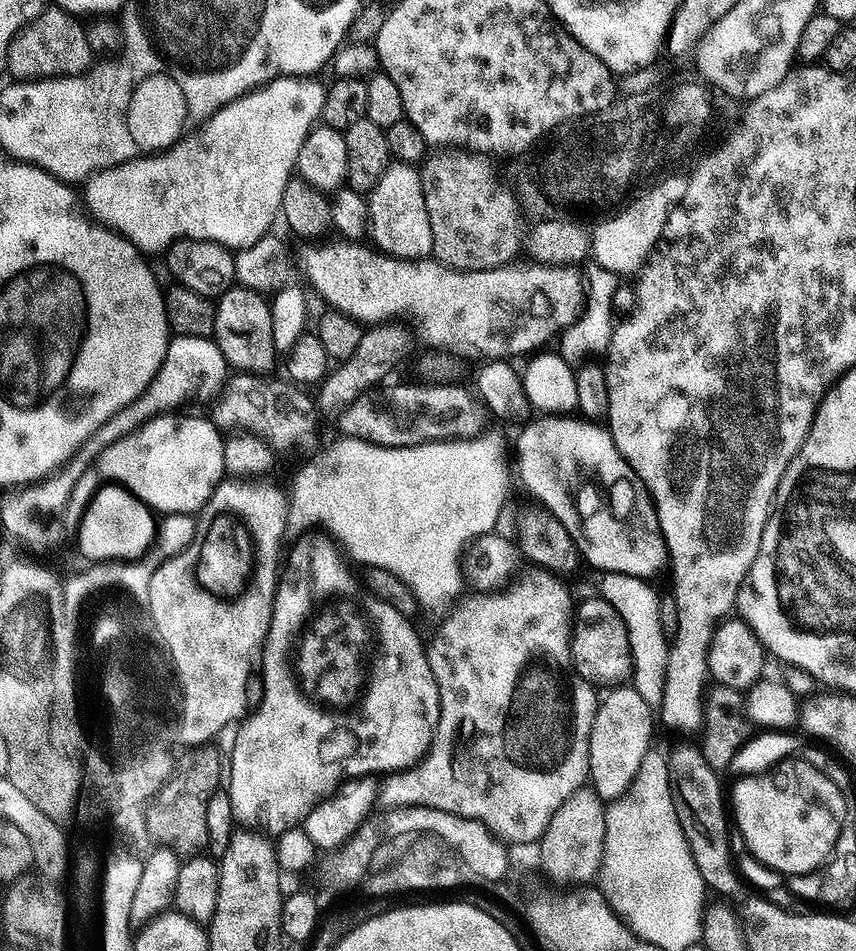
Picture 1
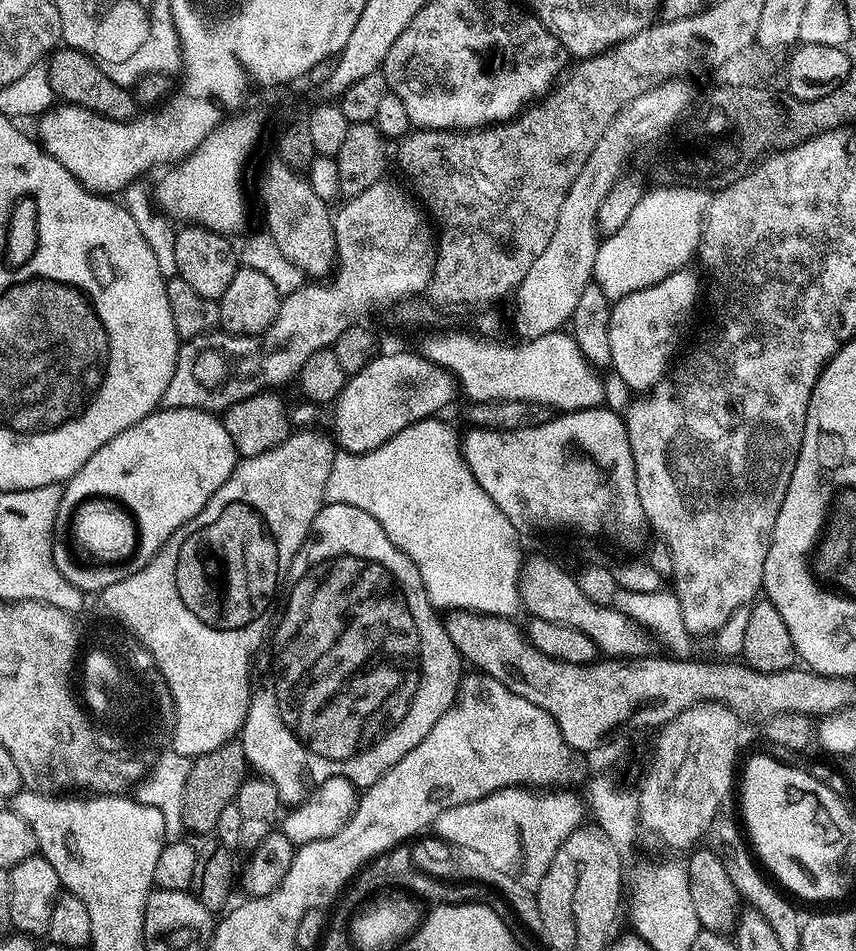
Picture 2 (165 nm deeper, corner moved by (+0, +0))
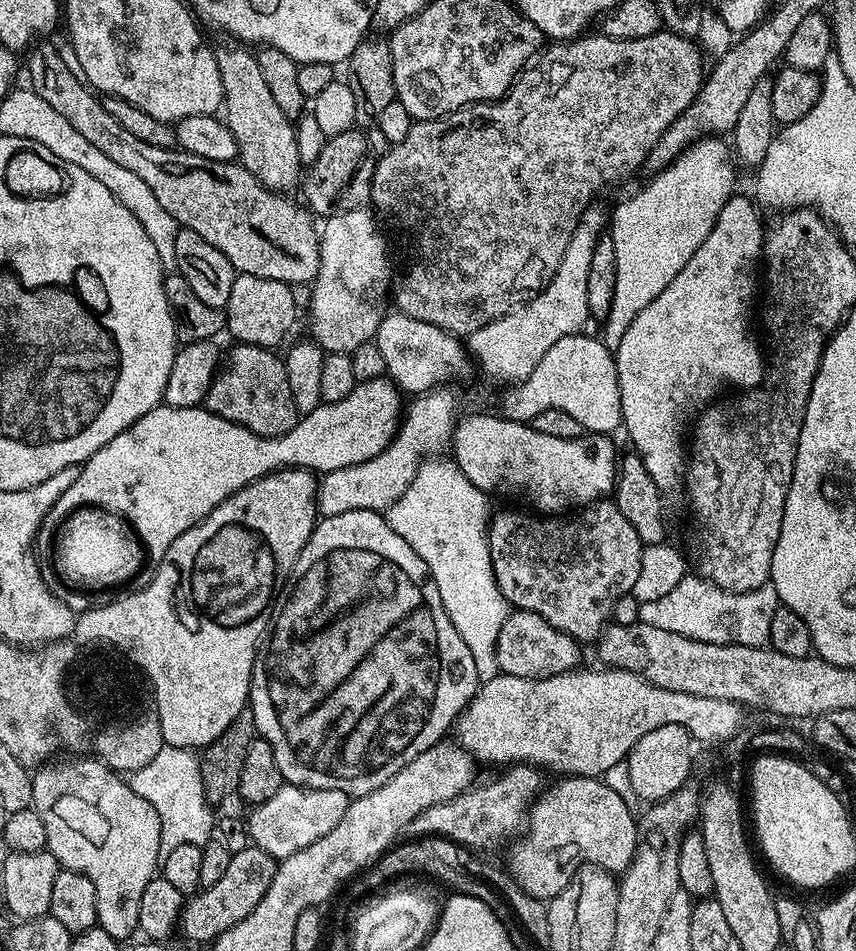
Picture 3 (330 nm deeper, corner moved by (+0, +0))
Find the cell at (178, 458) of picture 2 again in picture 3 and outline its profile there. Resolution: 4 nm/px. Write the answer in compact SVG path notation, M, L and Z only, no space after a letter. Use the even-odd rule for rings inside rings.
M387 378L366 380L357 383L356 388L350 390L350 394L346 394L346 398L342 398L342 402L334 402L333 404L322 402L314 411L303 413L297 419L295 426L281 436L259 436L242 426L238 426L234 422L230 422L226 418L218 418L203 406L194 408L169 408L161 406L150 410L145 416L138 418L138 422L134 422L129 428L122 430L122 434L110 438L110 442L106 442L106 446L102 446L102 450L98 450L89 460L84 461L82 467L75 473L76 481L74 482L74 486L70 486L70 490L66 490L66 494L62 494L62 498L58 498L58 502L54 502L54 506L49 510L46 518L40 524L40 531L36 533L35 551L40 554L43 554L43 552L51 553L53 551L56 533L64 517L70 515L72 509L83 508L85 506L99 506L109 508L117 516L123 516L131 524L132 529L136 531L137 536L140 537L140 542L144 545L147 555L159 558L172 545L174 538L178 538L186 530L190 530L190 526L194 526L202 518L209 516L226 497L233 496L235 492L242 490L250 482L254 482L258 478L269 476L270 473L278 472L281 468L306 468L313 474L323 474L325 472L333 472L334 470L342 470L346 466L361 464L378 454L382 454L382 450L396 437L396 429L400 427L402 419L402 404L400 408L400 399L402 399L402 393L391 380Z

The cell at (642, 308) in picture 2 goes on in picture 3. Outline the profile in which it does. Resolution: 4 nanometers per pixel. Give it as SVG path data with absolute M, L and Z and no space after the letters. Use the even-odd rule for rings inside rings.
M734 194L728 199L726 206L722 206L710 234L706 234L706 242L702 242L702 246L698 246L698 250L694 250L694 258L690 258L690 262L686 262L686 266L682 266L682 270L678 270L678 278L674 278L674 282L670 282L670 286L666 286L666 290L662 290L662 294L658 294L658 298L654 298L654 302L650 302L650 306L646 306L646 310L642 310L634 318L634 322L630 322L630 326L626 326L626 334L622 334L622 342L614 350L616 369L618 370L618 386L620 387L623 431L628 431L628 436L632 439L633 444L631 447L645 463L650 477L664 494L674 491L676 487L678 489L681 487L682 473L686 468L686 433L697 413L709 402L715 401L718 394L725 391L723 388L727 384L733 384L736 387L733 389L736 390L756 388L763 382L766 375L765 357L763 355L760 357L760 348L752 341L752 332L747 328L748 307L752 304L752 291L756 288L756 264L758 268L762 260L766 228L765 225L760 225L760 216L756 213L757 205L754 203L753 197L748 196Z

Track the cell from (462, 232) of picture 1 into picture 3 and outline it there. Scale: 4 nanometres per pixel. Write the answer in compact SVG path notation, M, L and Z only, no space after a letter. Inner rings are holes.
M667 30L633 40L610 38L603 34L588 35L581 34L575 40L549 43L520 71L514 83L508 87L508 93L498 100L465 104L463 108L455 108L453 112L447 112L433 120L415 121L410 126L410 134L406 134L402 142L391 145L375 161L372 169L371 207L380 216L393 216L402 227L409 228L412 231L412 244L416 247L416 261L412 264L412 272L406 273L394 284L395 311L410 318L418 318L418 322L430 322L430 326L438 326L457 338L467 338L474 330L482 330L482 326L511 312L529 294L543 289L546 278L551 277L558 262L562 262L562 254L566 254L566 246L570 246L570 238L584 211L593 203L595 194L606 183L622 180L631 172L645 167L650 150L658 142L658 138L662 138L667 128L692 104L700 92L700 85L706 79L702 49L695 39L687 36Z

